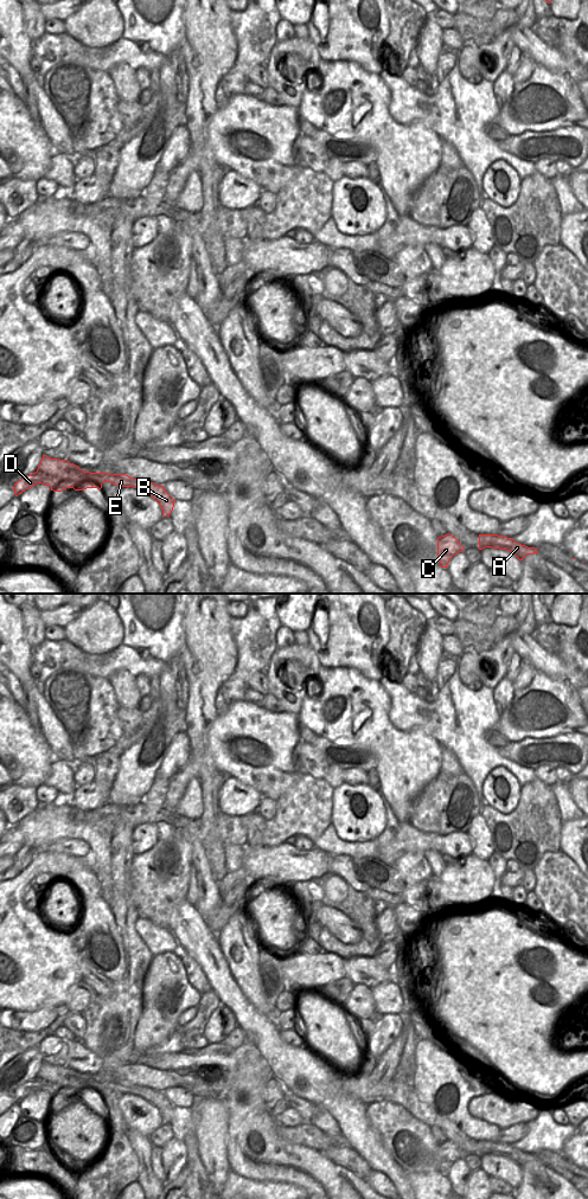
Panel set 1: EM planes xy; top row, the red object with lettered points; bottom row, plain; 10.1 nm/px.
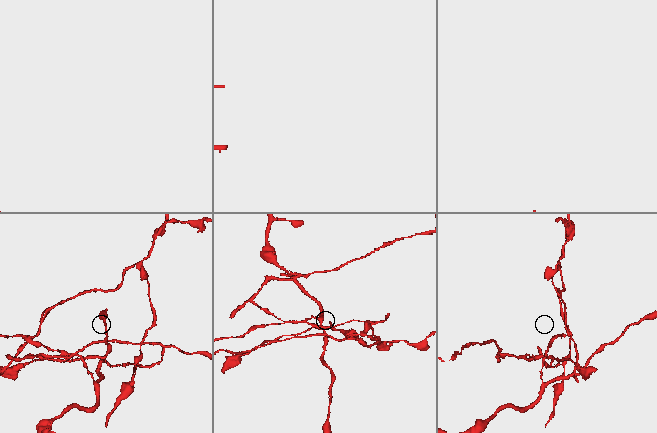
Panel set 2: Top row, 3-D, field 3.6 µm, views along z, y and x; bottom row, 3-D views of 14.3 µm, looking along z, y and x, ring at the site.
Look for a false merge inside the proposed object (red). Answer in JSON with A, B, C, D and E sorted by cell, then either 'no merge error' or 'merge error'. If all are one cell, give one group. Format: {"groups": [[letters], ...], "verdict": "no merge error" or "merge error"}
{"groups": [["A", "C", "D", "E"], ["B"]], "verdict": "merge error"}

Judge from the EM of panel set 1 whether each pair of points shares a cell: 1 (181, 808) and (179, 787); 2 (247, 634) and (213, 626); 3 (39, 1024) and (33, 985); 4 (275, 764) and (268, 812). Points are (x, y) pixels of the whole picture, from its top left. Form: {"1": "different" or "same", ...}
{"1": "different", "2": "different", "3": "different", "4": "different"}

